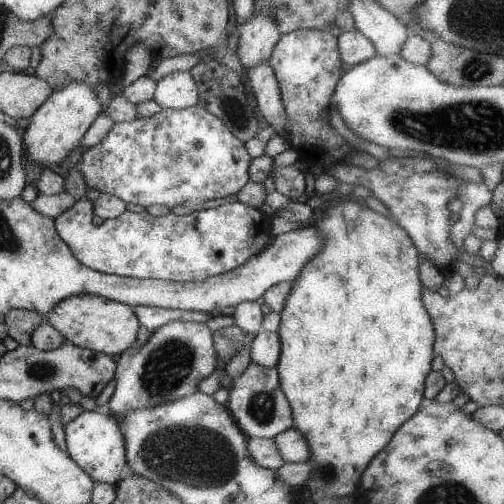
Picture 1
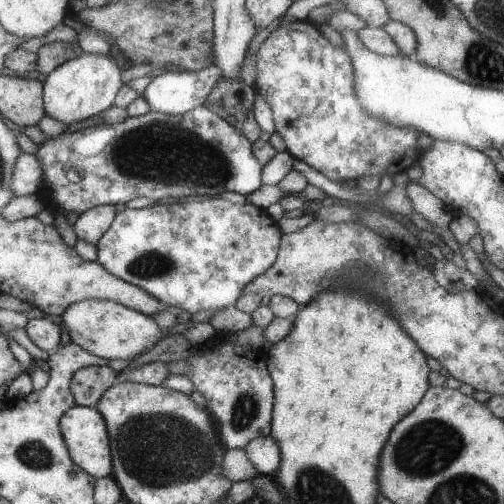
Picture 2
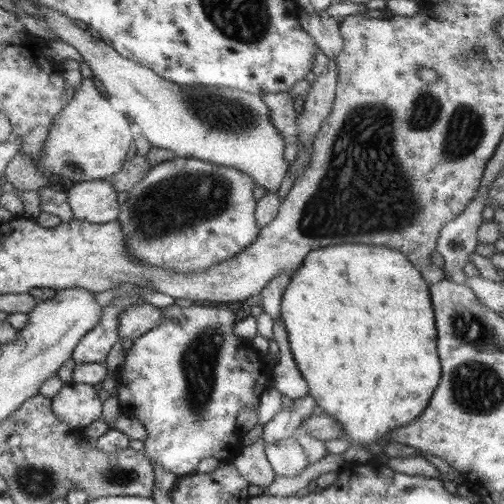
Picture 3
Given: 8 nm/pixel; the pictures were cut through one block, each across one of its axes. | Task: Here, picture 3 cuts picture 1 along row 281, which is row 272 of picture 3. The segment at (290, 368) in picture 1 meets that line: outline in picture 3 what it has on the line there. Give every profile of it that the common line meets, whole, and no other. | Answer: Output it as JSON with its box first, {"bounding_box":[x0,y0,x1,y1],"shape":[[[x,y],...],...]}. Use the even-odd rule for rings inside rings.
{"bounding_box":[281,244,441,462],"shape":[[[341,244],[341,246],[327,246],[321,250],[313,250],[305,256],[299,270],[293,274],[289,286],[285,288],[285,294],[281,298],[281,324],[287,332],[289,350],[291,356],[303,376],[303,380],[309,386],[309,396],[315,400],[315,404],[323,410],[325,416],[331,416],[343,430],[343,438],[349,438],[349,448],[341,454],[345,462],[369,462],[373,460],[369,446],[377,444],[381,438],[389,436],[393,428],[409,426],[413,420],[419,418],[419,414],[427,408],[433,388],[441,380],[441,360],[437,354],[437,338],[435,338],[435,322],[433,322],[433,308],[431,308],[431,296],[429,296],[429,284],[423,280],[421,272],[399,252],[387,250],[383,246],[357,246],[357,244]]]}

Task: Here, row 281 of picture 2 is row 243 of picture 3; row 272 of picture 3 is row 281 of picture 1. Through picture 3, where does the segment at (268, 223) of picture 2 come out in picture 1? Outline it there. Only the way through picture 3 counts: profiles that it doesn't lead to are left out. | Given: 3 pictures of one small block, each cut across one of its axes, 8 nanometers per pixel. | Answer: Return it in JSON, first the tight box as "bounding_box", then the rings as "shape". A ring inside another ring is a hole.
{"bounding_box":[55,196,271,284],"shape":[[[81,196],[81,200],[55,218],[55,230],[73,256],[95,272],[133,280],[185,284],[221,276],[265,250],[271,238],[271,218],[257,208],[233,202],[219,204],[213,210],[191,210],[187,216],[167,214],[161,218],[125,210],[113,220],[95,222],[93,204],[87,196]]]}

